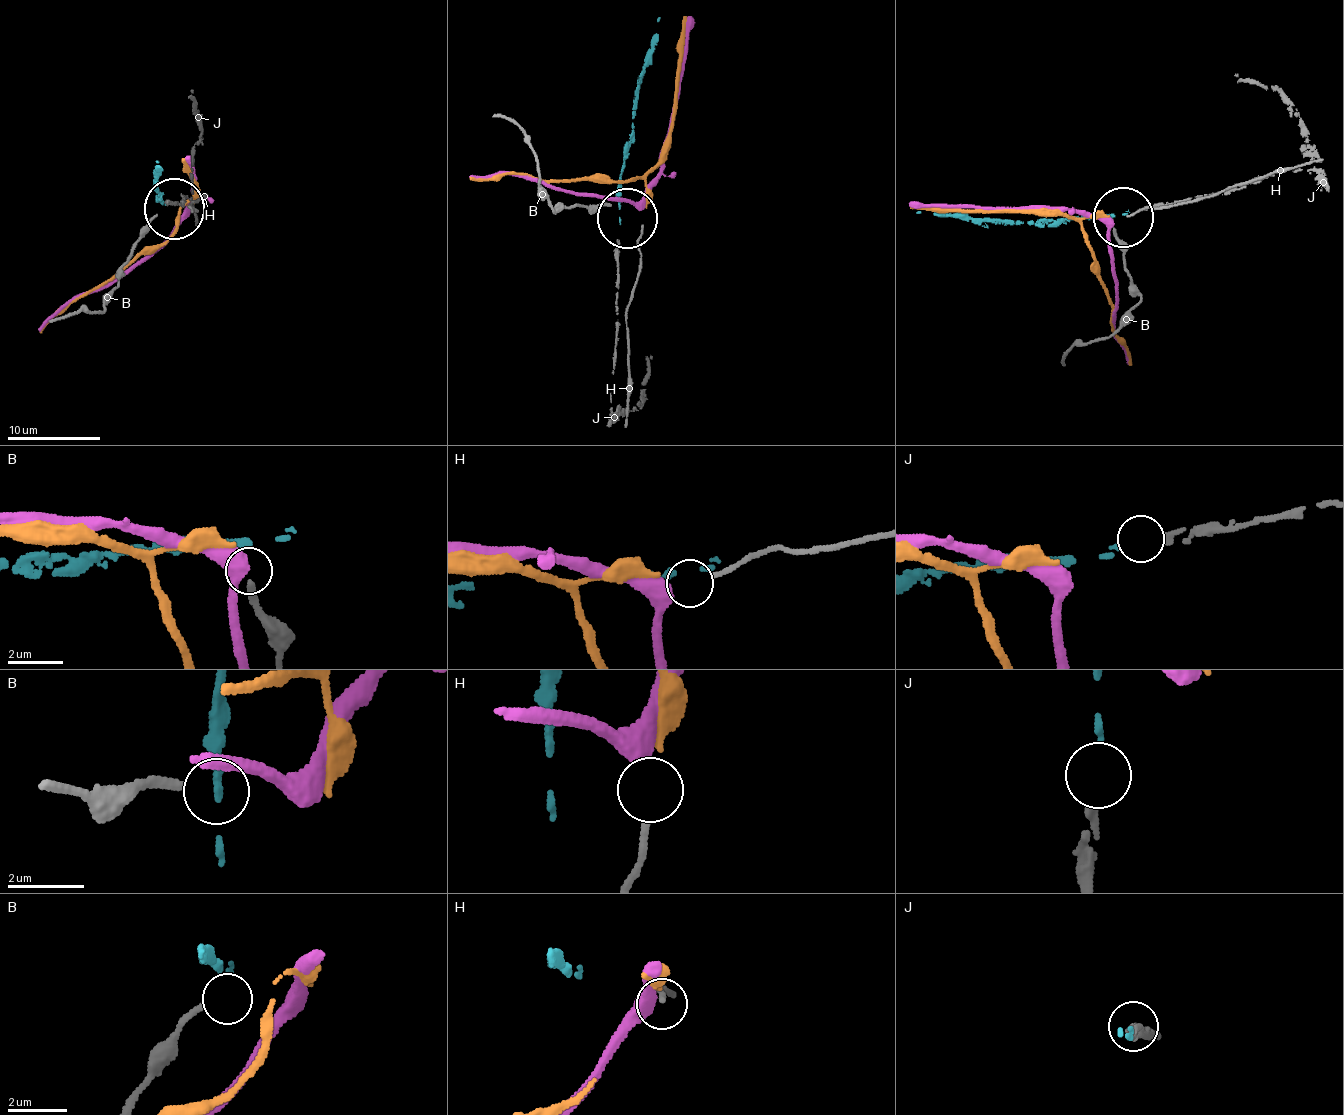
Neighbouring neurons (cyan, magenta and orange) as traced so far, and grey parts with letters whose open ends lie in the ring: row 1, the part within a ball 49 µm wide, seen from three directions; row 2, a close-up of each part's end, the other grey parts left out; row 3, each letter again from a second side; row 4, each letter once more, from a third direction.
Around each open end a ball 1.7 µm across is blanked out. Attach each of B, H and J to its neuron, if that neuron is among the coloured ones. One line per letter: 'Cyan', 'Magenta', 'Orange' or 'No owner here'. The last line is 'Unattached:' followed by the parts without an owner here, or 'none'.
B: No owner here
H: Magenta
J: Cyan
Unattached: B

